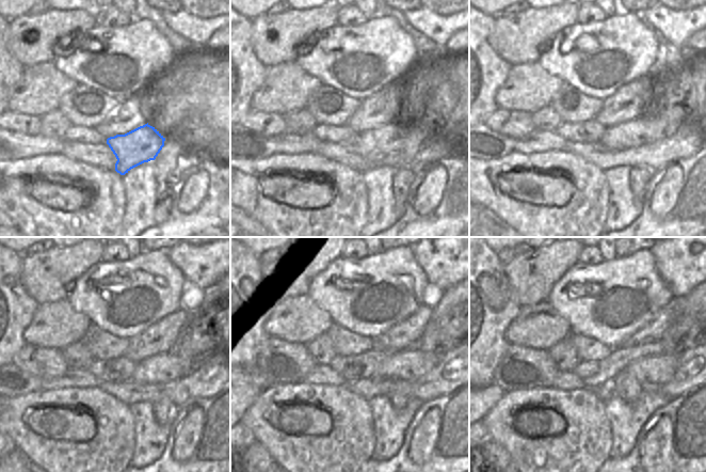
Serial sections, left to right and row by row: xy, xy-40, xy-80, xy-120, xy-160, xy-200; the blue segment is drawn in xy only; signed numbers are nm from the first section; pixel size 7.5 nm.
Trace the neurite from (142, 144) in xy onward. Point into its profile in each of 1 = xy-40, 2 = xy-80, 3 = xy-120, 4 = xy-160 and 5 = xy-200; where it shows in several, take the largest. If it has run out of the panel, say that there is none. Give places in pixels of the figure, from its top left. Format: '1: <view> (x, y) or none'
1: xy-40 (375, 143)
2: xy-80 (635, 132)
3: xy-120 (163, 367)
4: xy-160 (405, 364)
5: xy-200 (643, 370)

